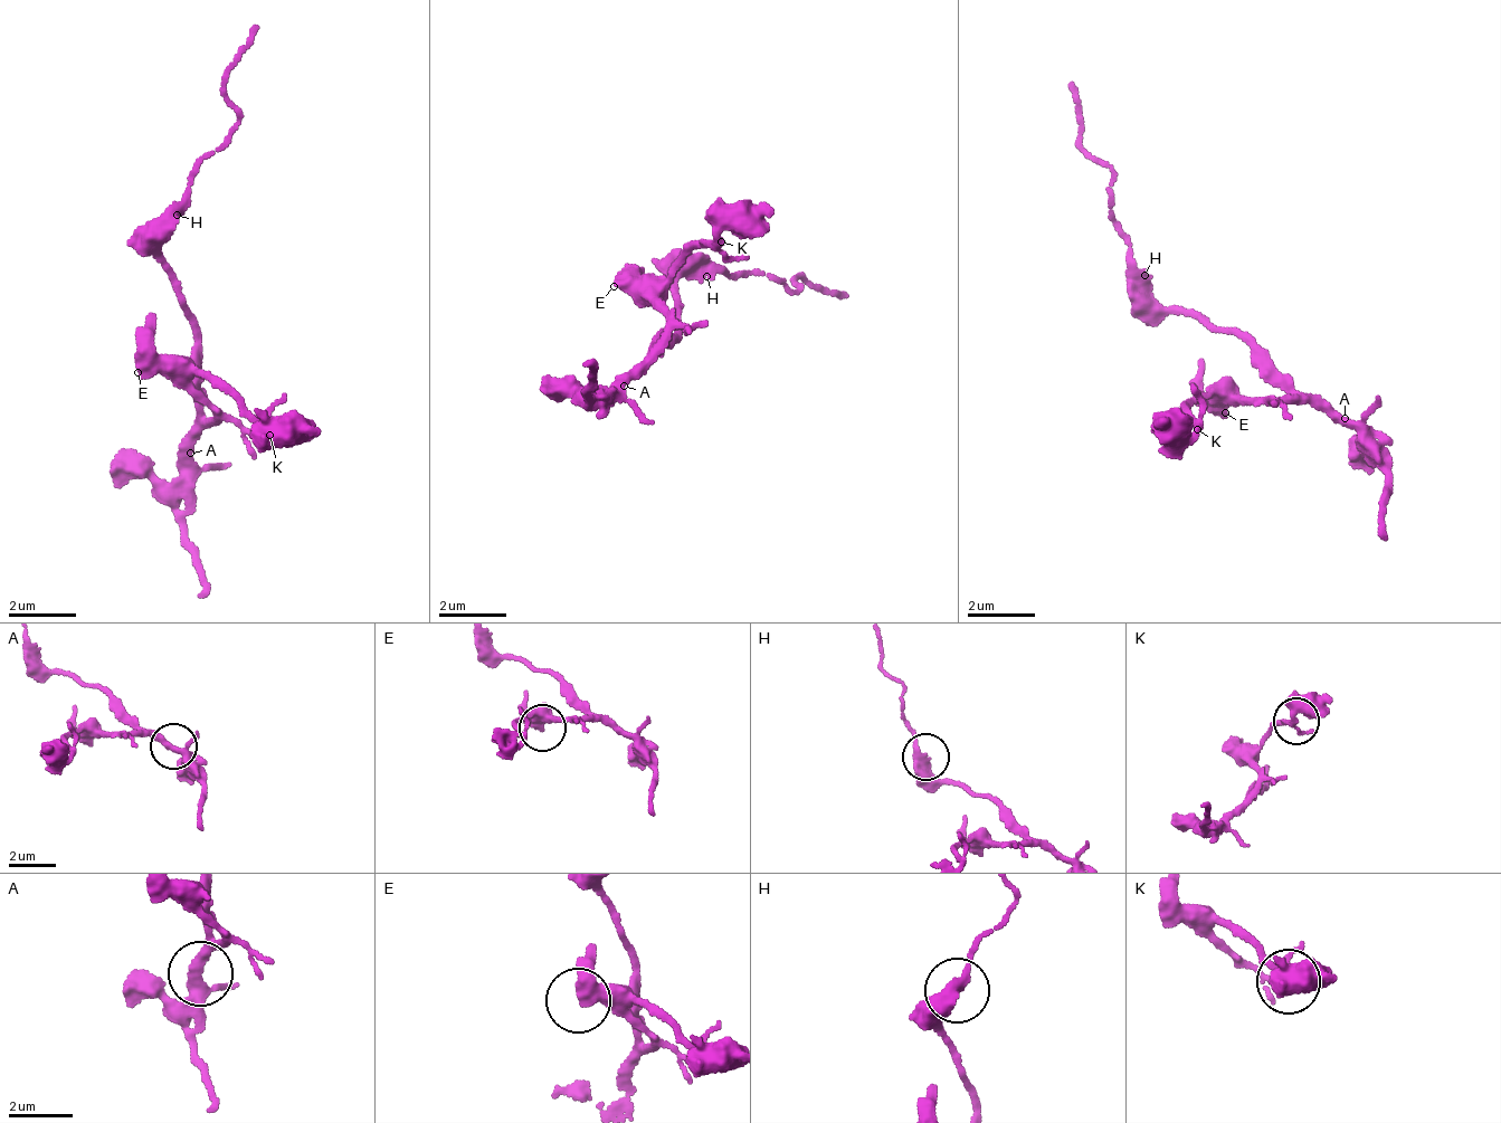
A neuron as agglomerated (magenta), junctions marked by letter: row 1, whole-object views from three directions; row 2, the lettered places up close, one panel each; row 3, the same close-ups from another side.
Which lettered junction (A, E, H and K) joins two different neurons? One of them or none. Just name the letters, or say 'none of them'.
A

